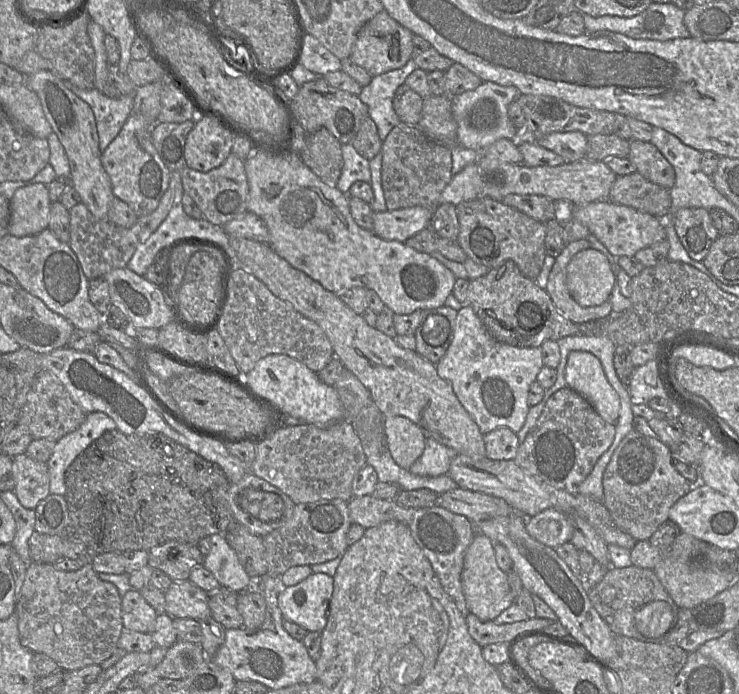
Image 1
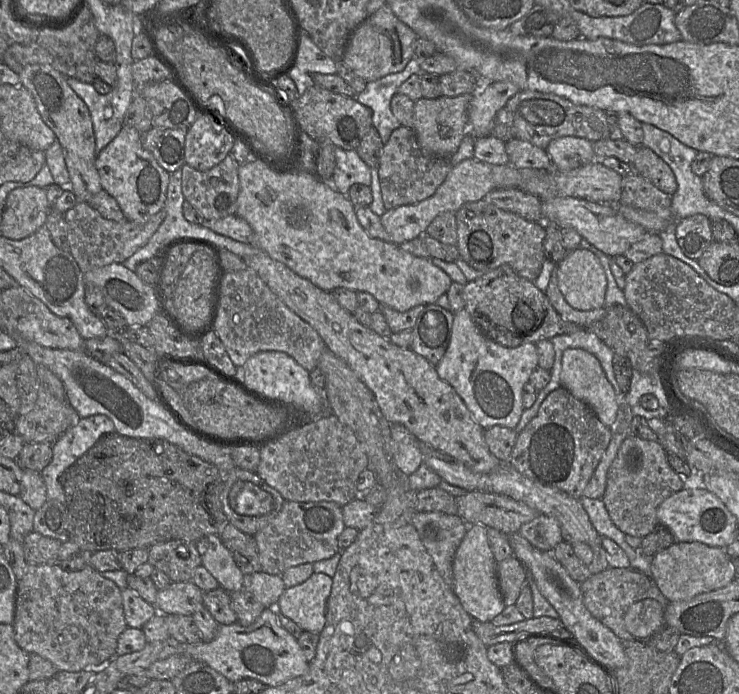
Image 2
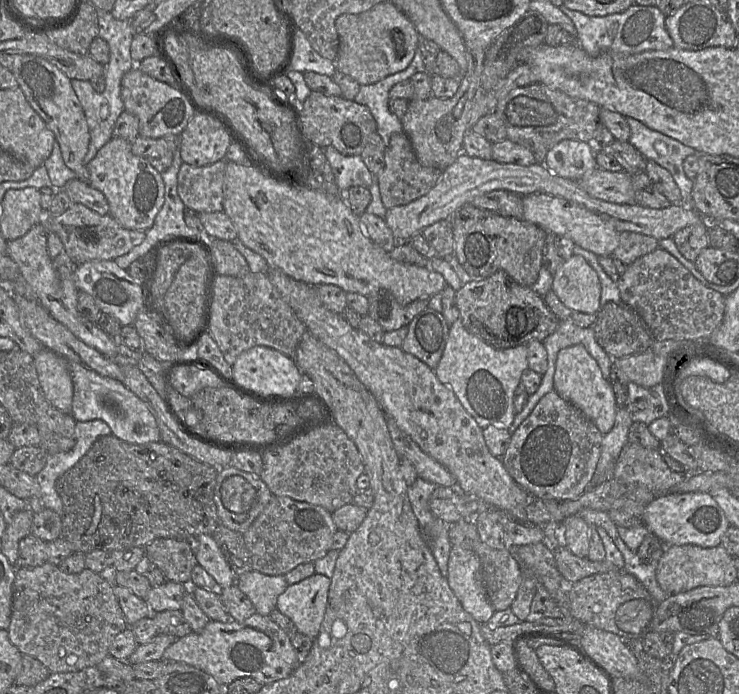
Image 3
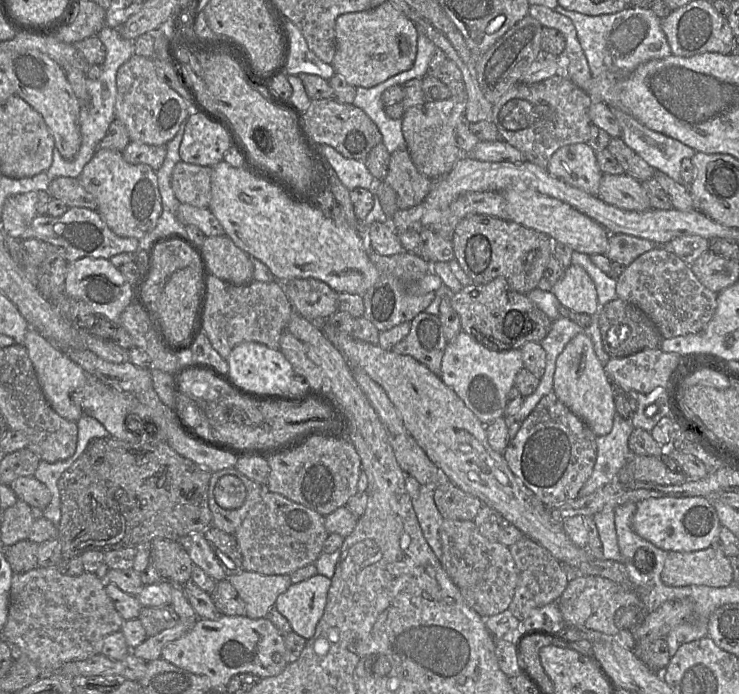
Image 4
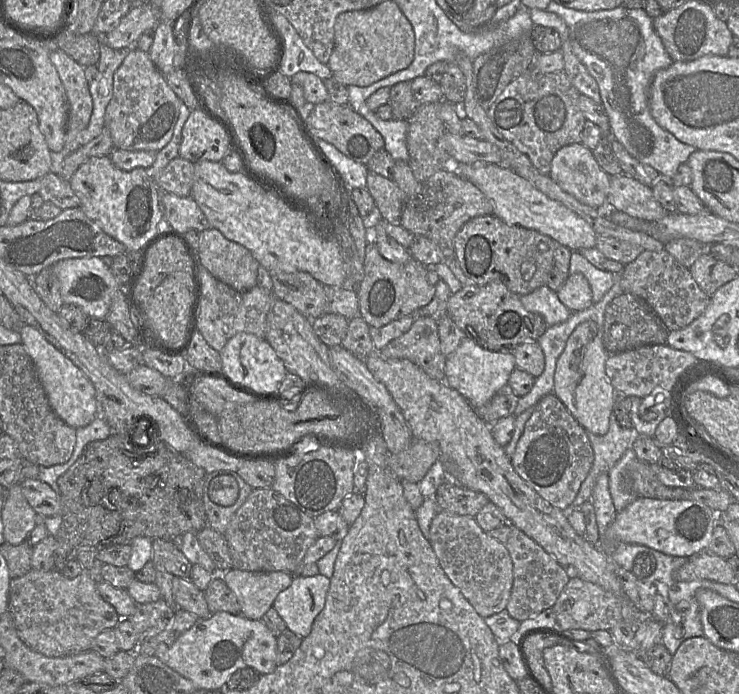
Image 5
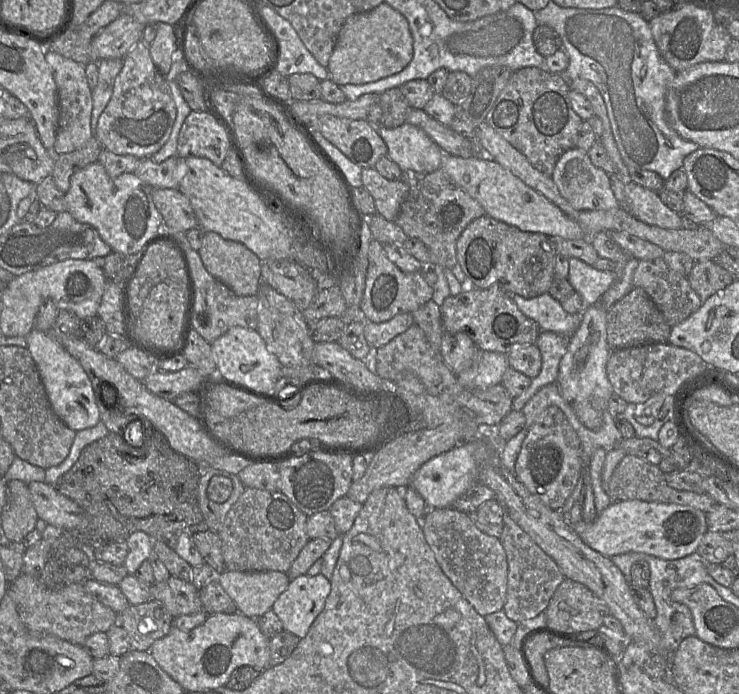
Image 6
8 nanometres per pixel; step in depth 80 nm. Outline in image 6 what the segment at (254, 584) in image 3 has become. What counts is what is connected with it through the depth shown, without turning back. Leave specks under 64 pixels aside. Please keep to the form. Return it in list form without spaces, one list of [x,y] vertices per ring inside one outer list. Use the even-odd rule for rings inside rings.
[[[225,570],[215,579],[235,602],[238,611],[253,619],[272,609],[291,581],[287,573],[280,571]]]

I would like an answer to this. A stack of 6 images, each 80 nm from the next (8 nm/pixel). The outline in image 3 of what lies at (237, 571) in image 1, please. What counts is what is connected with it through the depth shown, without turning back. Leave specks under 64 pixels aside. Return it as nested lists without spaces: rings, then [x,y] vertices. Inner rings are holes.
[[[202,534],[188,539],[194,545],[197,564],[203,567],[218,583],[219,588],[236,584],[237,576],[231,570],[212,535]]]

